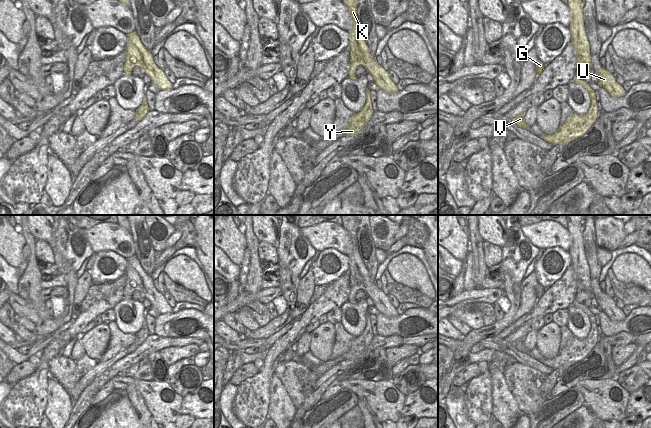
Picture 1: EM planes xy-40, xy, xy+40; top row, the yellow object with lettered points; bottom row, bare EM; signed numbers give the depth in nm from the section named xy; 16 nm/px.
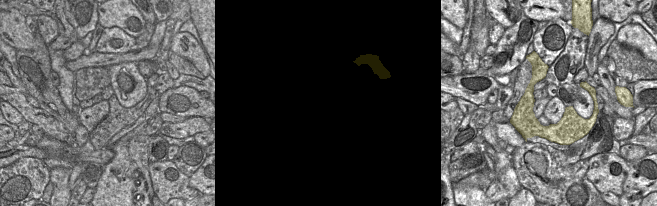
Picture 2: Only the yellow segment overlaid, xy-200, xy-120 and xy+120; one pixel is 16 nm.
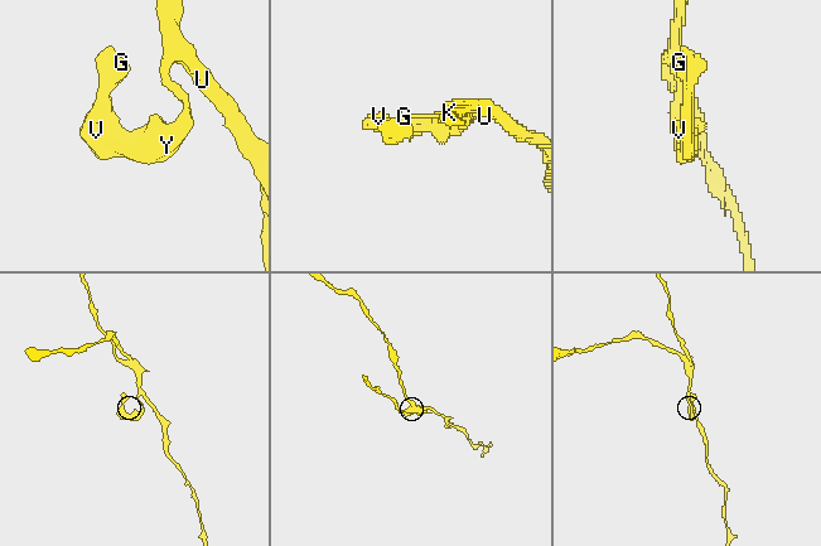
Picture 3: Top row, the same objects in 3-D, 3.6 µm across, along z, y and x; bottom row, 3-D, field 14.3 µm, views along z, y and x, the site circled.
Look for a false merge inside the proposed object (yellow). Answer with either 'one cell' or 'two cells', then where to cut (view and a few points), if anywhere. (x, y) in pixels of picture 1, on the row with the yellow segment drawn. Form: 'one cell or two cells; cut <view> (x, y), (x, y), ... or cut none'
one cell; cut none

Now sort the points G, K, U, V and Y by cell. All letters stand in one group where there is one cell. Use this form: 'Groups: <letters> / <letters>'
Groups: G K U V Y

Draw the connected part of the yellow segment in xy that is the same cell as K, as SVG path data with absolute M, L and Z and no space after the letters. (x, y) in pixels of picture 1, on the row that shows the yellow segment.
M342 0L342 2L349 8L351 17L351 29L348 31L350 53L348 78L357 80L355 75L356 69L358 66L363 66L372 75L374 83L381 90L387 93L398 92L399 90L389 77L388 71L377 63L376 57L370 55L369 48L359 29L357 16L358 0Z

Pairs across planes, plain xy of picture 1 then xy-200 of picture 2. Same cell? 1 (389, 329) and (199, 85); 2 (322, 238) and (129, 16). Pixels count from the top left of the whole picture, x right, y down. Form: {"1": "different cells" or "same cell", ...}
{"1": "different cells", "2": "same cell"}

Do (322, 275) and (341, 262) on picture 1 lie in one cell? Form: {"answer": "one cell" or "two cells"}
{"answer": "one cell"}

